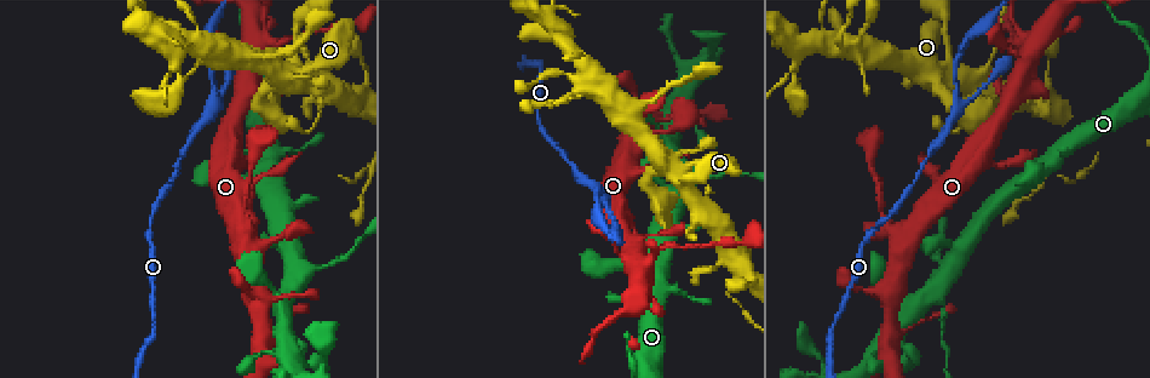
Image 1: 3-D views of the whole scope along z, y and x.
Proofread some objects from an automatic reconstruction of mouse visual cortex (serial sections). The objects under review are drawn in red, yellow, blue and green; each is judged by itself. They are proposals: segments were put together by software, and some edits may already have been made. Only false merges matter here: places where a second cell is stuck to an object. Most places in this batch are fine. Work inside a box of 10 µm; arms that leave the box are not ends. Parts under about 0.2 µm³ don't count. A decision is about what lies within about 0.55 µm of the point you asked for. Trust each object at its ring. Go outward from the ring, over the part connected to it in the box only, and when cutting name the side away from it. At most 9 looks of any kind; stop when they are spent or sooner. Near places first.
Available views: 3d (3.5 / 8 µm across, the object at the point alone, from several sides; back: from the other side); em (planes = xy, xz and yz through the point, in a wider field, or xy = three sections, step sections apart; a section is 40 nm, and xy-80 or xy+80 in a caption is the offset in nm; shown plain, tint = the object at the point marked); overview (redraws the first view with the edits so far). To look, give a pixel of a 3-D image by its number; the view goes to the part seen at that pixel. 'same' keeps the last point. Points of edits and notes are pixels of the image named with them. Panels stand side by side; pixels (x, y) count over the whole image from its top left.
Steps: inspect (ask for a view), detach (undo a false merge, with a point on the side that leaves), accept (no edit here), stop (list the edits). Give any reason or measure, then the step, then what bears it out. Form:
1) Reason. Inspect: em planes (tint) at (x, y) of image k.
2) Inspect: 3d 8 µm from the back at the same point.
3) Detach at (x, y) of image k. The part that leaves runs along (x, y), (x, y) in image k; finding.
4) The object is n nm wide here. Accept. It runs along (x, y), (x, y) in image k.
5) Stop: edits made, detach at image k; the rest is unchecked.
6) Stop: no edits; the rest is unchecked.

Thin arm on a thick one. Inspect: 3d 8 µm at (682, 172) of image 1.

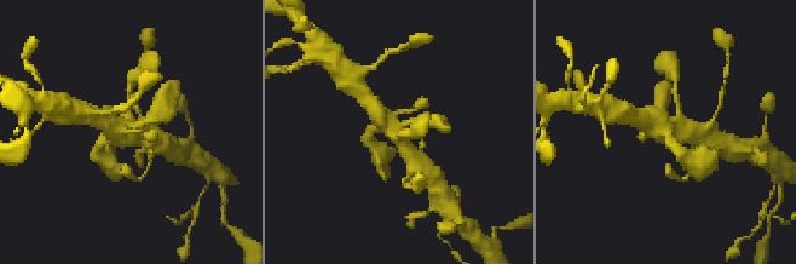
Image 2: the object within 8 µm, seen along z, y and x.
Inspect: em xy step 2 (tint) at the same point.

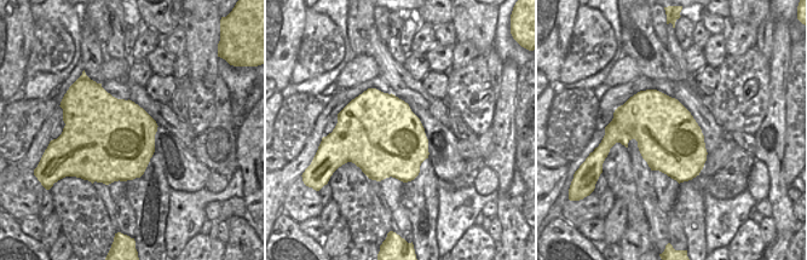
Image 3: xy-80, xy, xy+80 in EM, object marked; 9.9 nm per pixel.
Accept. It runs along (426, 119), (397, 130), (374, 108) in image 2; all the same cell.

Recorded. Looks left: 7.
Four or more arms meet. Inspect: 3d 3.5 µm from the back at (263, 44) of image 1.

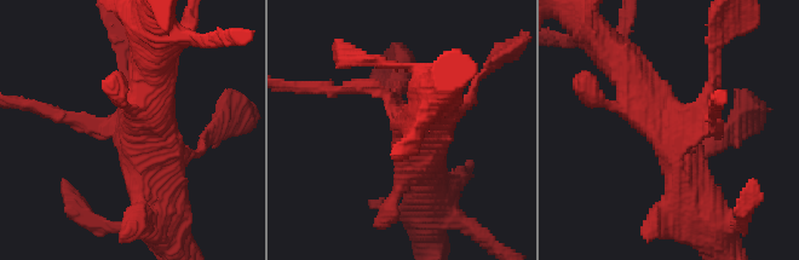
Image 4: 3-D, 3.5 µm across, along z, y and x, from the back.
Inspect: em xy step 1 (tint) at (394, 115) of image 4.

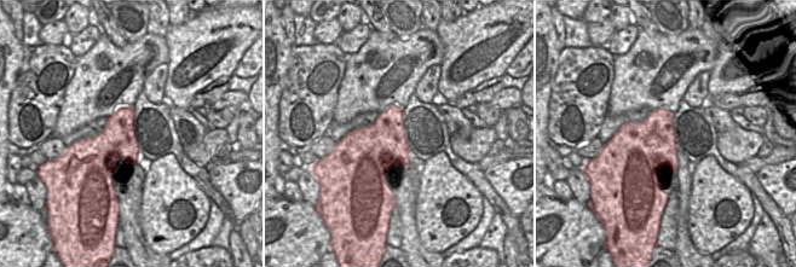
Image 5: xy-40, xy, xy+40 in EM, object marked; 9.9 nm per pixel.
The object is 460 nm wide here. Accept. It runs along (702, 207), (682, 151), (625, 67) in image 4; continuous, no second cell.

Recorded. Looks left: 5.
Thick turns thin. Inspect: 3d 8 µm from the back at (217, 96) of image 1.

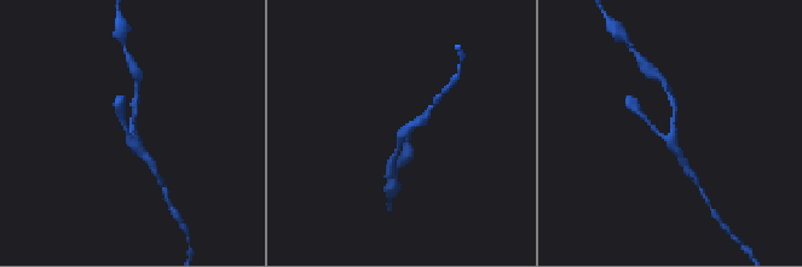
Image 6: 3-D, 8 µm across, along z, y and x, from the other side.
Inspect: em xy step 1 (tint) at the same point.

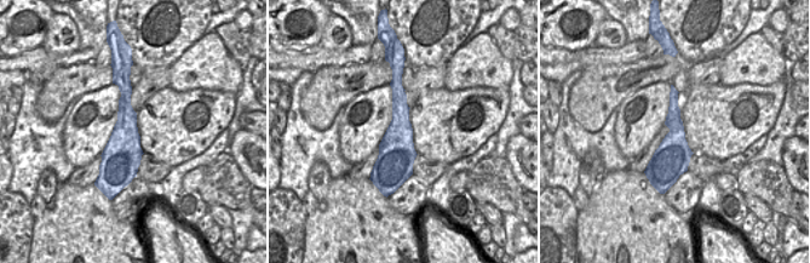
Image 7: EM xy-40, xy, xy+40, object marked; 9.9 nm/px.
Accept. It runs along (148, 158), (131, 139), (136, 99) in image 6; one cell here.

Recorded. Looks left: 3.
Thin neck. Inspect: 3d 3.5 µm from the back at (846, 45) of image 1.

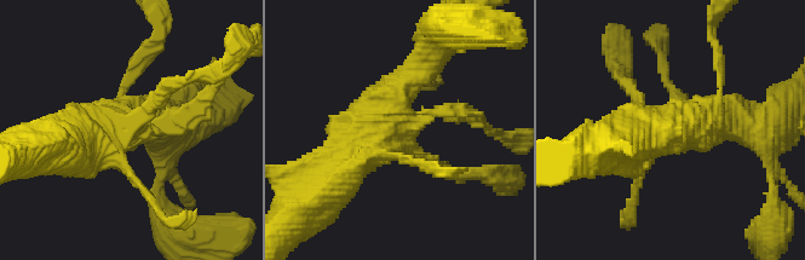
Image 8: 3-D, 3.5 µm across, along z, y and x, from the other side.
Need the tissue. Inspect: em xy step 3 (tint) at (131, 127) of image 8.

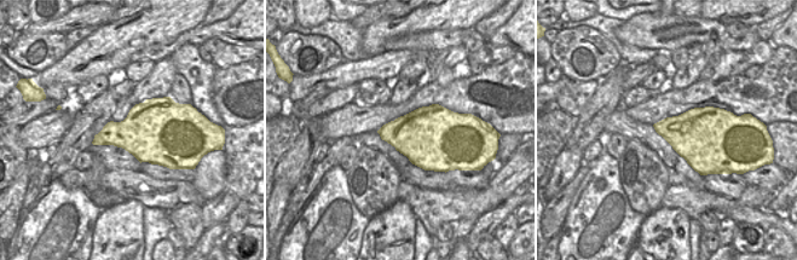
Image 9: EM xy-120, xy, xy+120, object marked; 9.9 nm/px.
Accept. It runs along (333, 175), (430, 51) in image 8; one cell here.

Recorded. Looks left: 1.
Stop: no edits; the rest is unchecked.

